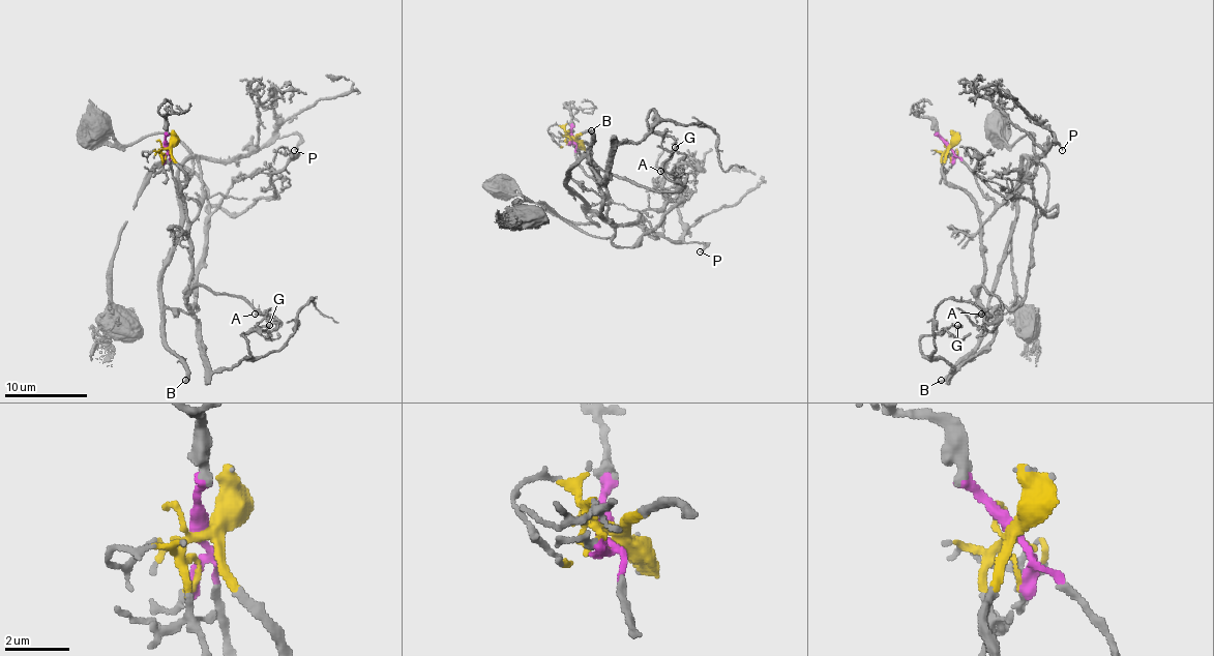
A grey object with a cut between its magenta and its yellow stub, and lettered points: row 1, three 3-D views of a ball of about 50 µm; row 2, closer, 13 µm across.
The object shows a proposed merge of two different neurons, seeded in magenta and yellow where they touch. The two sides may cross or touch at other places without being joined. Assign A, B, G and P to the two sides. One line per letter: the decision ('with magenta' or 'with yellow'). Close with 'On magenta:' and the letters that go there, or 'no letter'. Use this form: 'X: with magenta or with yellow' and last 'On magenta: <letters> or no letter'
A: with yellow
B: with magenta
G: with yellow
P: with magenta
On magenta: B, P

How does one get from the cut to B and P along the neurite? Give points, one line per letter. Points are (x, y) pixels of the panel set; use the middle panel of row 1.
B: (569, 139), (582, 170), (606, 190), (604, 217), (584, 209), (567, 186), (567, 170), (592, 141), (590, 130)
P: (569, 139), (582, 170), (606, 190), (606, 221), (640, 224), (677, 242), (704, 242), (700, 252)

